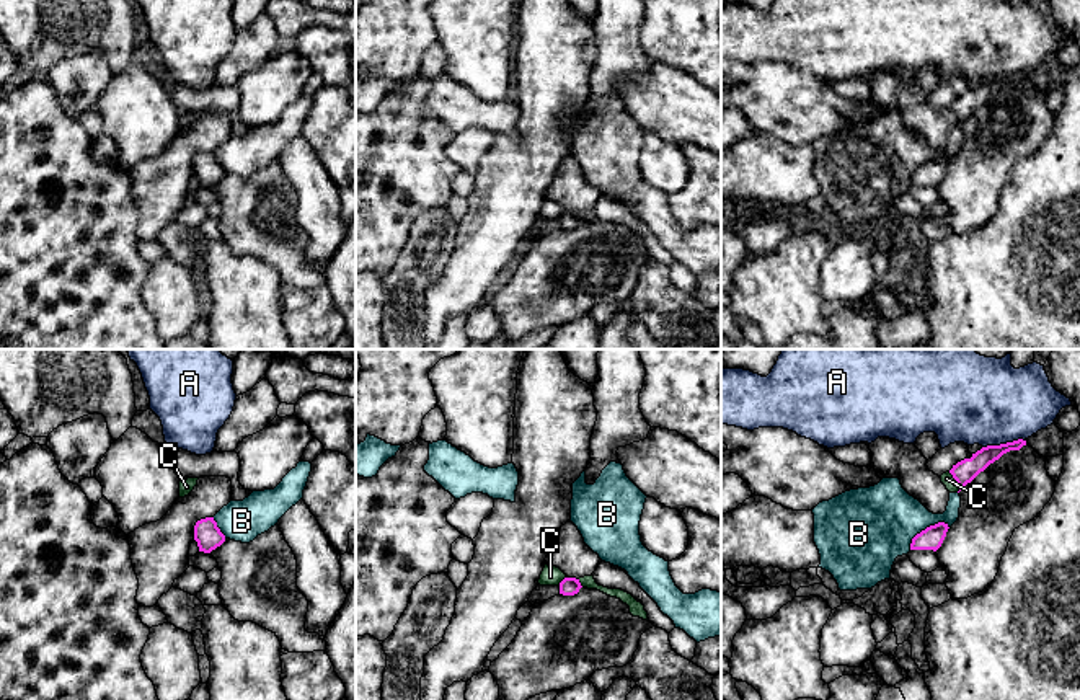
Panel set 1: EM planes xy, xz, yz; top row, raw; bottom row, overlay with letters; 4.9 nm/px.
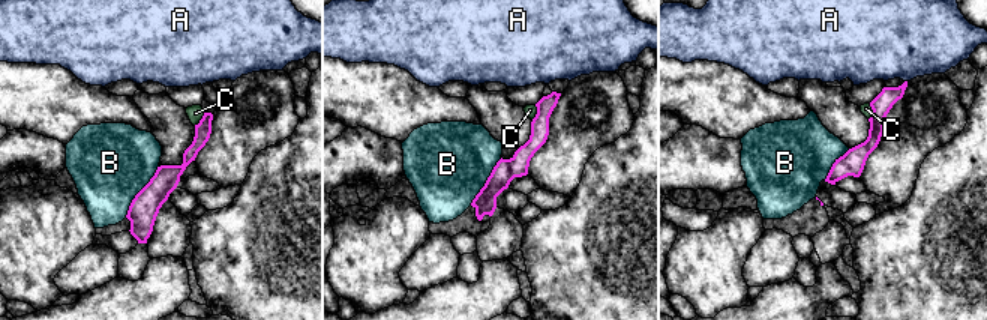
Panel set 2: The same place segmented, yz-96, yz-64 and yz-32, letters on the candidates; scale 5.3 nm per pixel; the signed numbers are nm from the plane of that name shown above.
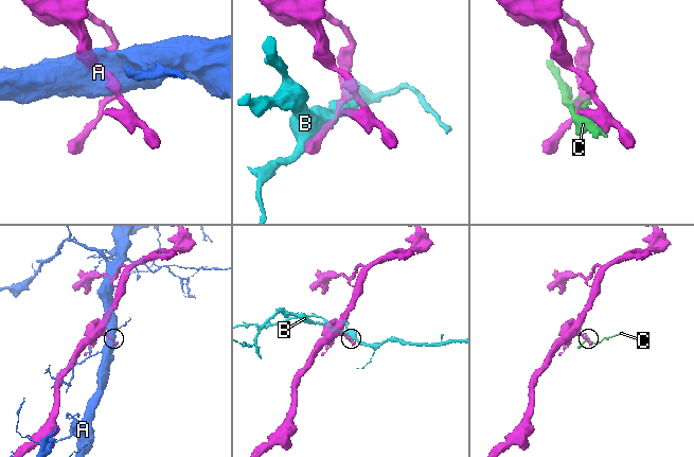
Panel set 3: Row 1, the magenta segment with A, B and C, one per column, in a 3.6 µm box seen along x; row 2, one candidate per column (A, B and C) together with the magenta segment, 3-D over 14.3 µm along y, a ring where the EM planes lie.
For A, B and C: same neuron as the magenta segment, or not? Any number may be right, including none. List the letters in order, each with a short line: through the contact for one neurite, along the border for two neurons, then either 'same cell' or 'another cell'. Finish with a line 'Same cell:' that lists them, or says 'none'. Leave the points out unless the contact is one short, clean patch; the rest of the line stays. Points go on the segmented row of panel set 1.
A: another cell
B: another cell
C: line yz (948, 472), (958, 491); another cell
Same cell: none

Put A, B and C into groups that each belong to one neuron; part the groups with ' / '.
A / B / C

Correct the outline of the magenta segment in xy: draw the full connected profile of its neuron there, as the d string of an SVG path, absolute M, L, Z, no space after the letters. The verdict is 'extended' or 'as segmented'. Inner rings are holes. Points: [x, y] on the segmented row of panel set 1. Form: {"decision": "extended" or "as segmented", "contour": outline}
{"decision": "as segmented", "contour": "M206 517L196 522L194 540L197 542L199 552L210 553L225 542L225 535L217 527L214 517Z"}

